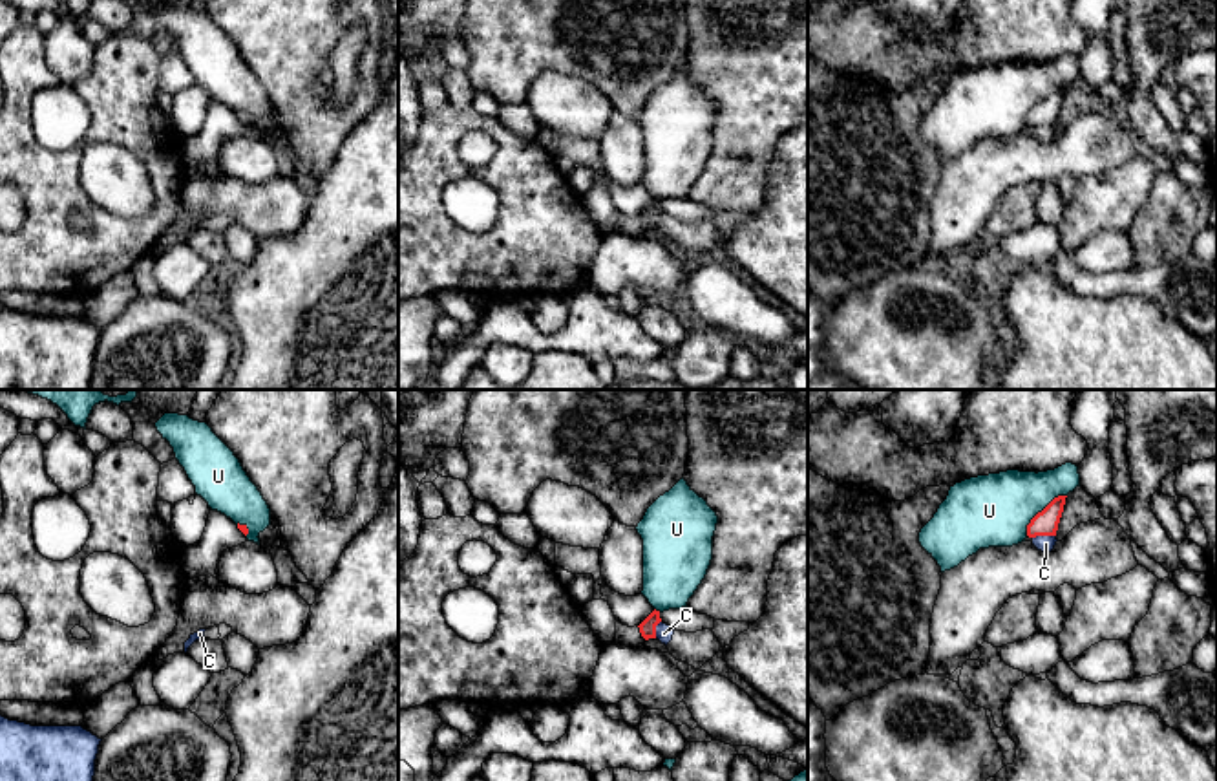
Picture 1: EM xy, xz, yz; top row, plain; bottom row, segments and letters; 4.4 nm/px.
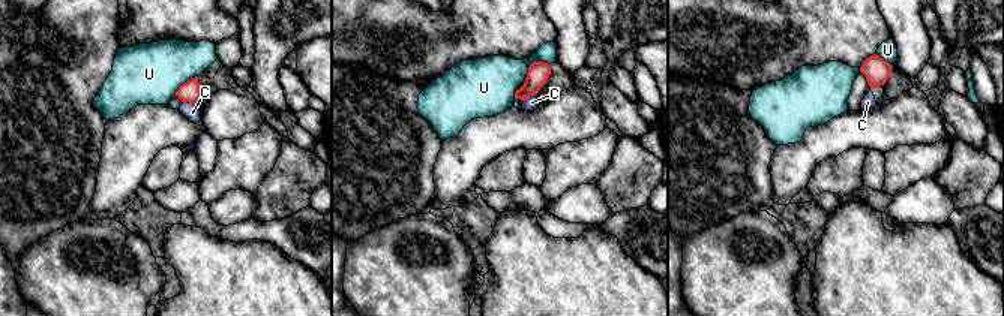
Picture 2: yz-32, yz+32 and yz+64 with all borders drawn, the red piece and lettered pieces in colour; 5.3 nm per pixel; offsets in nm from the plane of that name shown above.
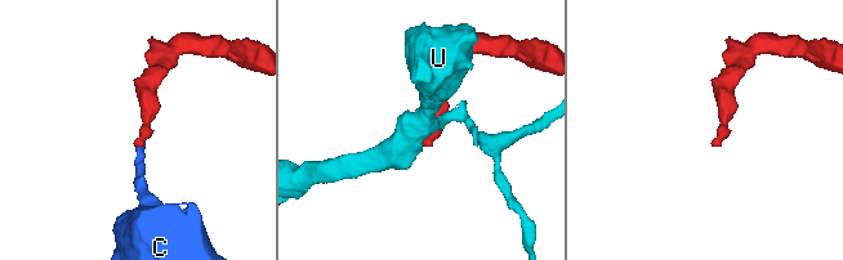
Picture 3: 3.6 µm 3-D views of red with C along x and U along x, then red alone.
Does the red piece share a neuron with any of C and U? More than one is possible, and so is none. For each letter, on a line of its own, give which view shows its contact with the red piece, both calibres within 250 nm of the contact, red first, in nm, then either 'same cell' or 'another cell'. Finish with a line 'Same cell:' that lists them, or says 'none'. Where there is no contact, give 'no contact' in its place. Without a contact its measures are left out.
C: meets red in yz; 110 nm thick on the red side, 80 nm on the other; another cell
U: meets red in yz; 110 nm thick on the red side, 320 nm on the other; another cell
Same cell: none

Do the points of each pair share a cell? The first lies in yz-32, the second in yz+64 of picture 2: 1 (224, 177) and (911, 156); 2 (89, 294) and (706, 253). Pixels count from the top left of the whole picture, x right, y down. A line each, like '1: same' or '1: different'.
1: same
2: same

